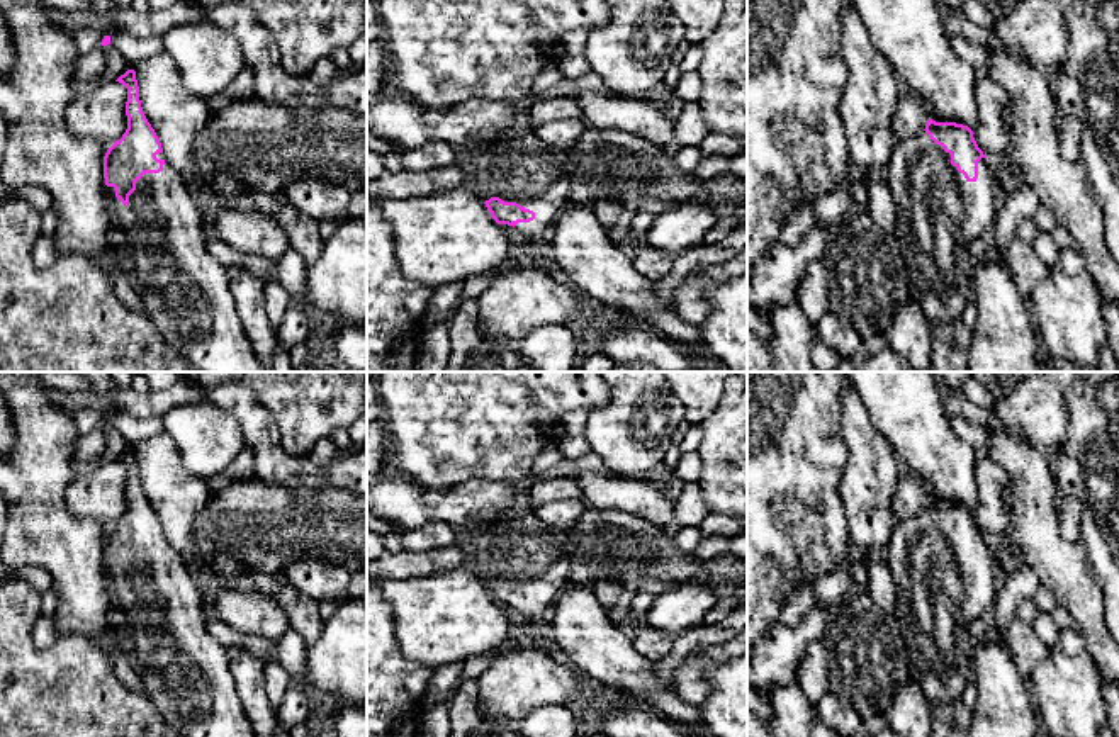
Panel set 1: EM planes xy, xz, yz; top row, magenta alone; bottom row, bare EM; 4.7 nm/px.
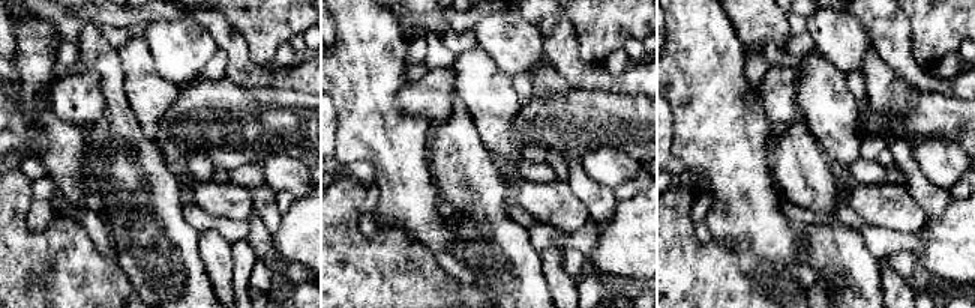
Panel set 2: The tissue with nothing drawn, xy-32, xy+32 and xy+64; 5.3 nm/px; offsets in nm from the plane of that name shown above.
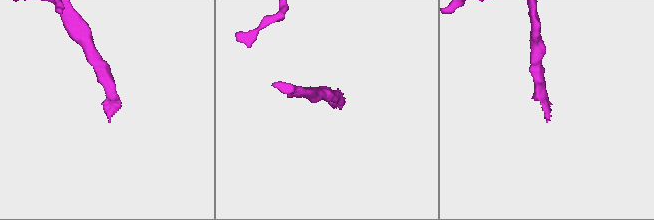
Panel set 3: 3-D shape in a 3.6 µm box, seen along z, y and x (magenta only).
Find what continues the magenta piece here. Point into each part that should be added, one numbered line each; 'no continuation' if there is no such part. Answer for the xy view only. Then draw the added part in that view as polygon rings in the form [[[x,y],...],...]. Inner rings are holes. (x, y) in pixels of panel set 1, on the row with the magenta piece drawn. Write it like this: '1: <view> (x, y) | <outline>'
1: xy (185, 292) | [[[158,153],[156,158],[165,161],[163,170],[160,173],[144,173],[136,182],[136,190],[129,195],[127,205],[115,197],[114,187],[105,185],[109,216],[115,228],[129,238],[129,246],[124,251],[126,268],[134,290],[143,301],[146,316],[194,372],[272,372],[270,365],[258,360],[248,341],[229,290],[226,267],[205,250],[209,204],[195,194],[194,185],[166,161],[163,153]]]

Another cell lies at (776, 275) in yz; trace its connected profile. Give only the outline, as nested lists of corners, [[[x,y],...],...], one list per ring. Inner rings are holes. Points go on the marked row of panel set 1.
[[[815,222],[796,246],[769,246],[747,278],[747,306],[769,321],[773,306],[795,302],[805,267],[824,256],[832,231]]]

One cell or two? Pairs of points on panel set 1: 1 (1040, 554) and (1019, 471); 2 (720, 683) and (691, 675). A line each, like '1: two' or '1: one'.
1: one
2: two

